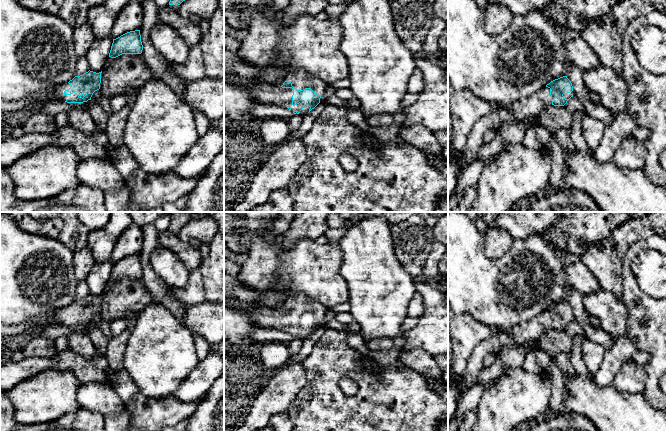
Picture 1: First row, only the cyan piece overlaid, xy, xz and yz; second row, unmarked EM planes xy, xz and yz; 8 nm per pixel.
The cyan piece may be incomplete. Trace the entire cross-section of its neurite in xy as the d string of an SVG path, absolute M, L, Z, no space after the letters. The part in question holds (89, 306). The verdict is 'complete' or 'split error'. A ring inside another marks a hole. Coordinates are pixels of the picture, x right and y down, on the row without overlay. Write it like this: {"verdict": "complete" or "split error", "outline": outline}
{"verdict": "split error", "outline": "M88 295L75 300L68 307L55 312L55 320L67 327L83 327L91 324L93 317L100 313L101 296Z"}

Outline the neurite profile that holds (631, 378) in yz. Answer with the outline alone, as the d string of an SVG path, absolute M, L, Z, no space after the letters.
M625 362L612 385L620 392L639 393L645 389L647 372L645 365L633 362Z

